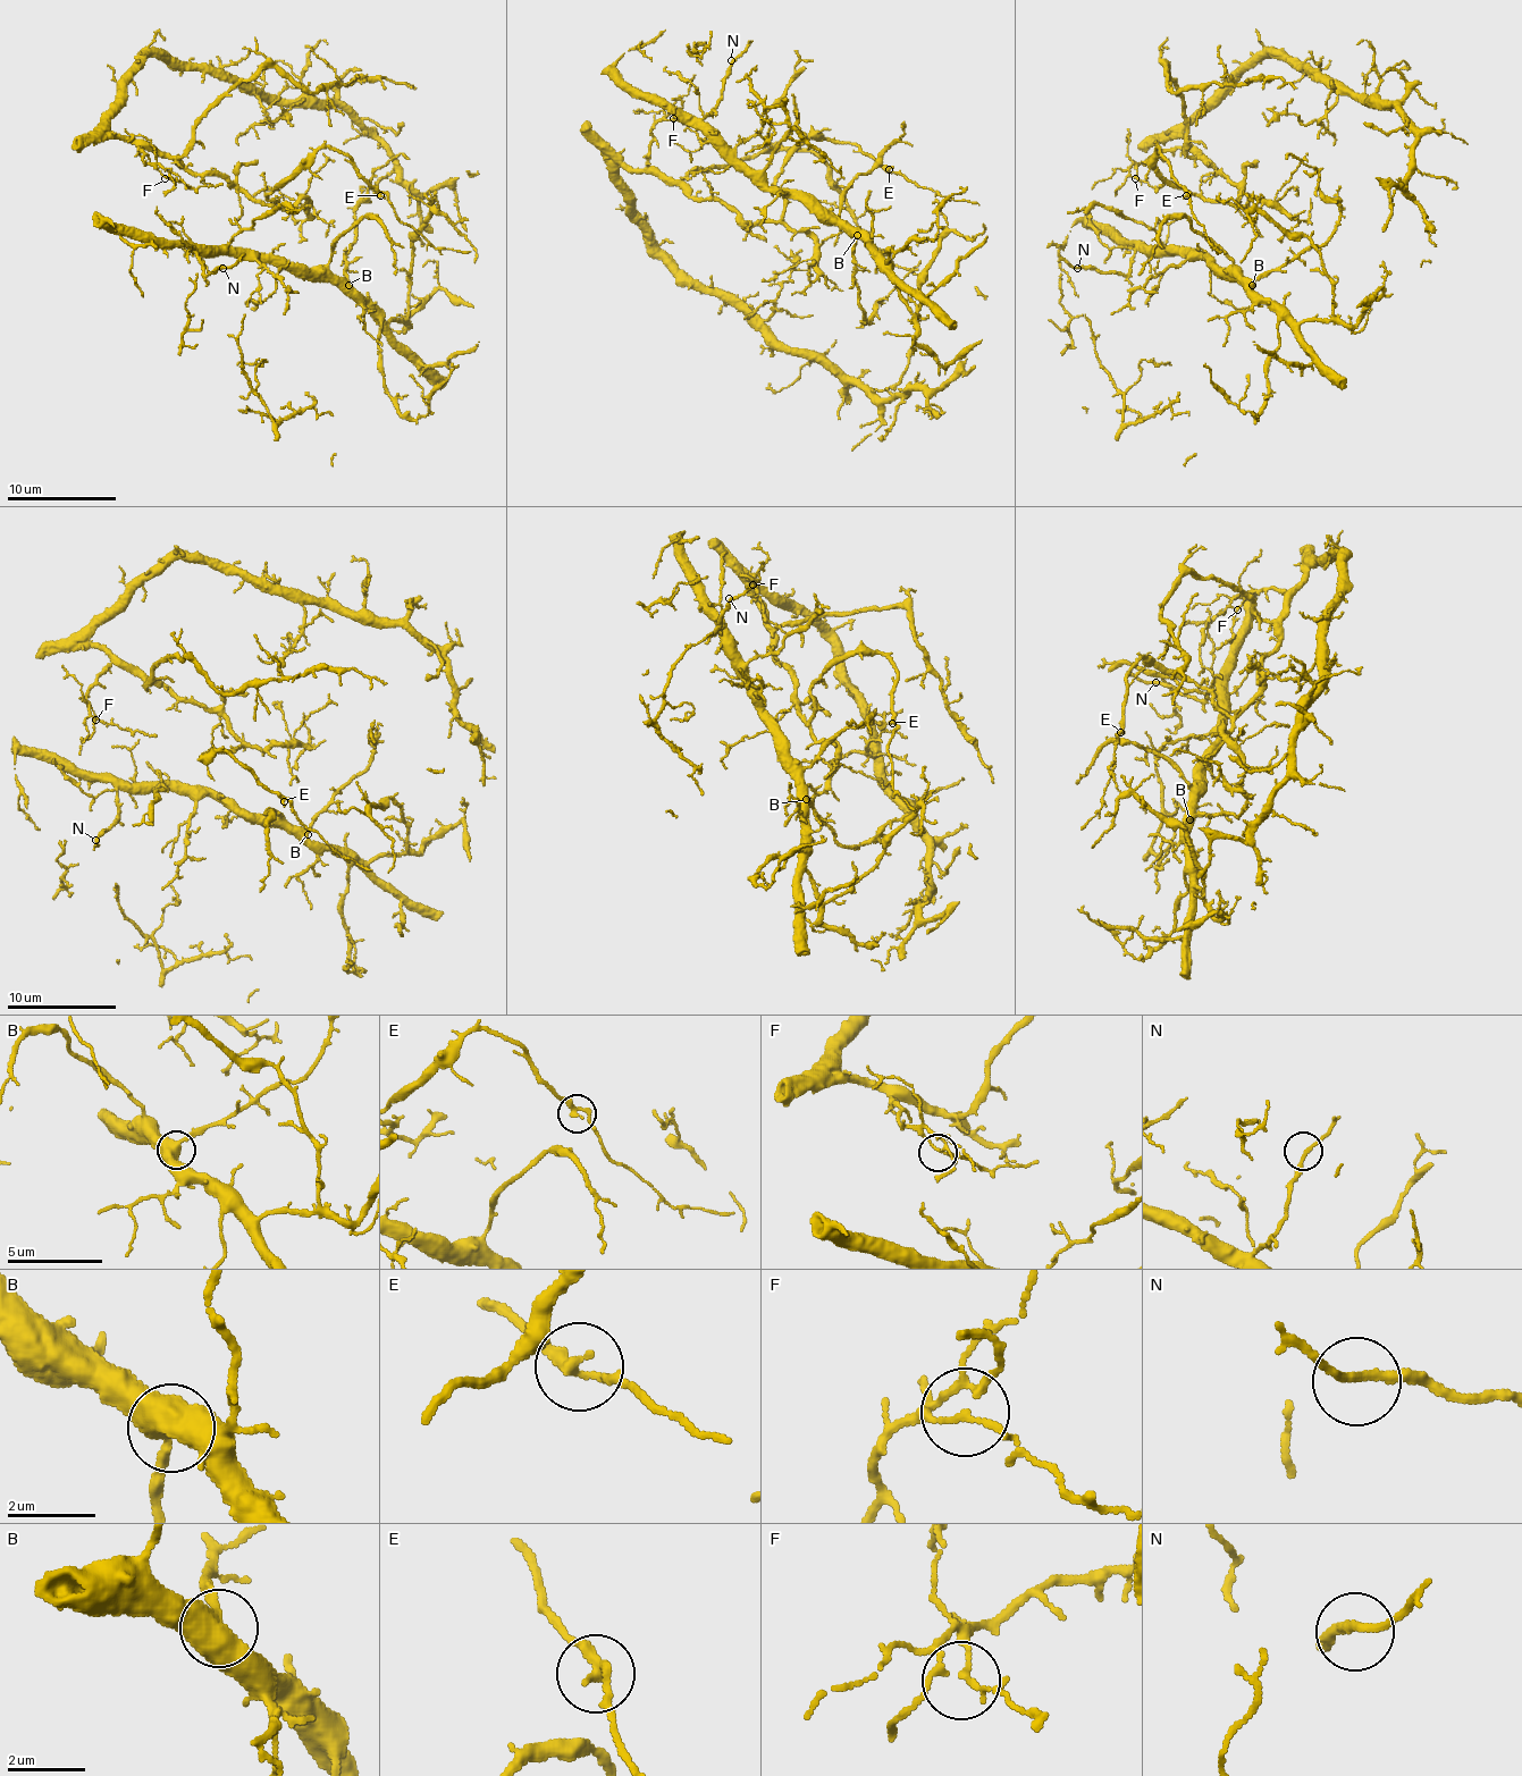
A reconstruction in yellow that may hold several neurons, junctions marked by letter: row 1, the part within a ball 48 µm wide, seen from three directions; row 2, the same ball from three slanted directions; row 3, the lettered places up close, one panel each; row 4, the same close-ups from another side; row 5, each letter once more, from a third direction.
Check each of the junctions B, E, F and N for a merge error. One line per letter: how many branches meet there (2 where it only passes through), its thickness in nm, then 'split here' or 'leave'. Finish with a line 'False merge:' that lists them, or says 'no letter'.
B: branches 3; calibre 550 nm; leave
E: branches 2; calibre 260 nm; leave
F: branches 2; calibre 120 nm; leave
N: branches 2; calibre 190 nm; leave
False merge: no letter

